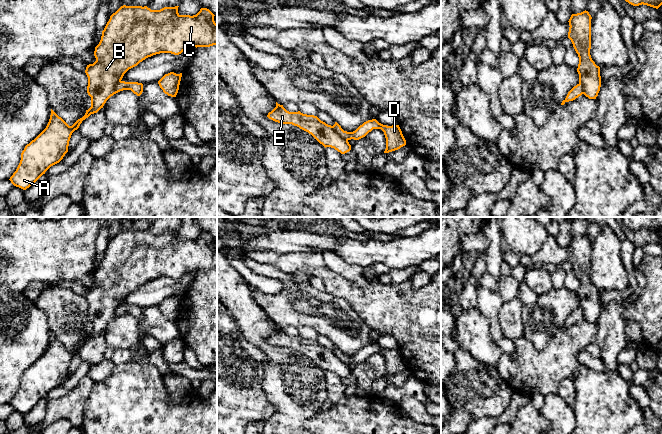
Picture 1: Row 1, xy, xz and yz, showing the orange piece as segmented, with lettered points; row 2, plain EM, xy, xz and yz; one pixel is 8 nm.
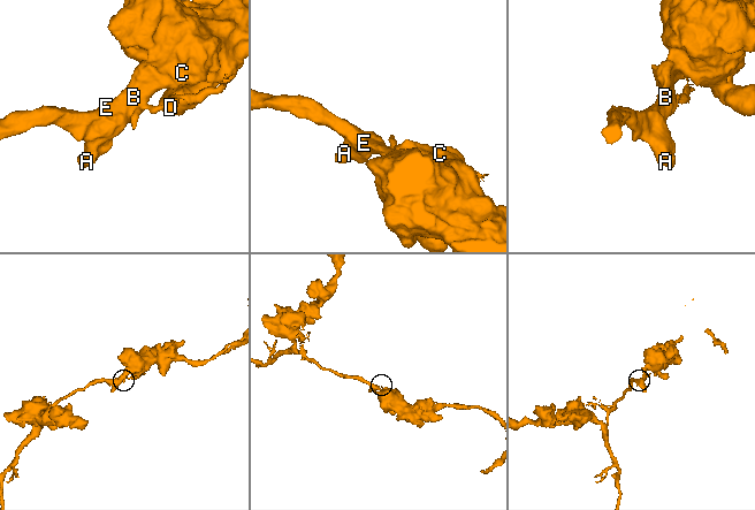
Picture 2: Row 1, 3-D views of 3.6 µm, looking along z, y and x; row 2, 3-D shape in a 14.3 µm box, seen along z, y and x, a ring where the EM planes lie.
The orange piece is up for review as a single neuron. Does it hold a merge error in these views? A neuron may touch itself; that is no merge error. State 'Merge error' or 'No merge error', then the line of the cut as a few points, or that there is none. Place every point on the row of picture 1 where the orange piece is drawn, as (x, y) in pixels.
Merge error. Split along xz (331, 126), (347, 141)

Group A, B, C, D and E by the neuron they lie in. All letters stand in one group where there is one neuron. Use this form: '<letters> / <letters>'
A B C E / D

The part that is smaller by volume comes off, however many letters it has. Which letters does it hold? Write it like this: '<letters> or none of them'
D

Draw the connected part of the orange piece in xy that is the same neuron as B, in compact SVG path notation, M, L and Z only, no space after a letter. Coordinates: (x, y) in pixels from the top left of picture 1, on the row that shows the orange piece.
M121 6L110 16L99 44L95 47L96 61L86 67L88 77L87 93L91 97L91 107L85 115L69 126L52 109L46 128L21 153L21 160L13 175L11 183L23 190L33 185L53 165L59 163L68 152L72 133L83 120L103 108L106 101L114 95L116 85L124 74L148 57L160 53L181 54L187 48L210 47L217 45L217 24L214 14L207 8L201 8L193 16L180 15L178 7L164 7L151 10L147 6Z

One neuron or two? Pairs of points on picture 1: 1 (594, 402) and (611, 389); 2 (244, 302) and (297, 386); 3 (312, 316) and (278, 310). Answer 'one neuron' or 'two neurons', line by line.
1: one neuron
2: one neuron
3: one neuron

